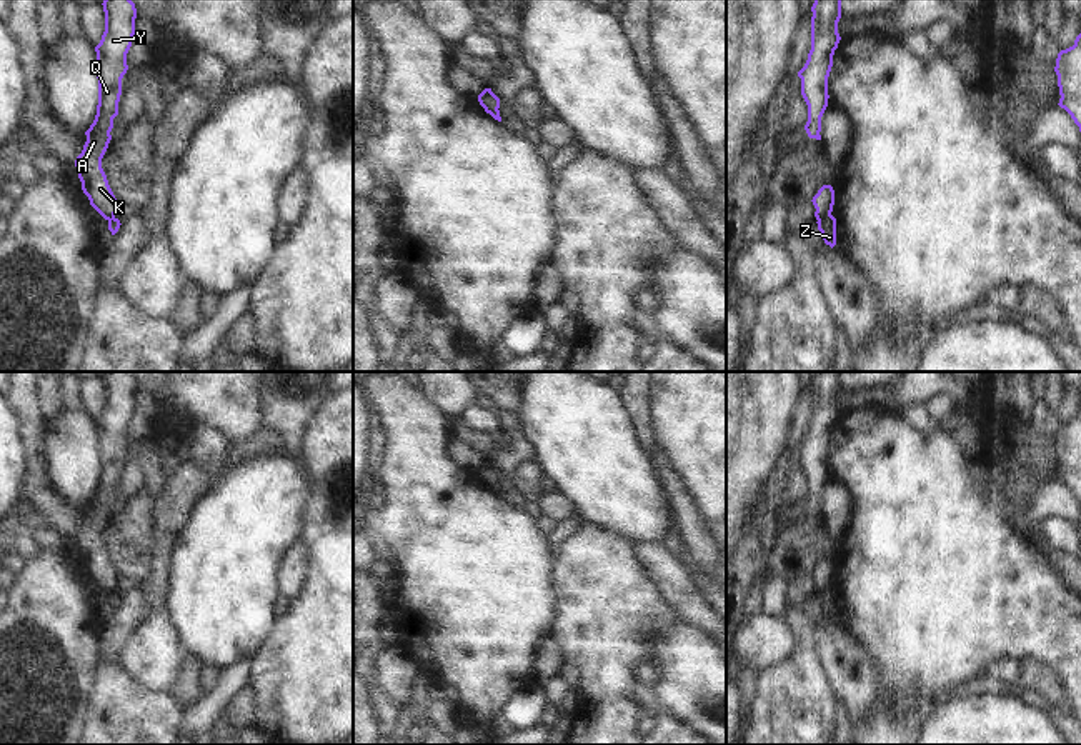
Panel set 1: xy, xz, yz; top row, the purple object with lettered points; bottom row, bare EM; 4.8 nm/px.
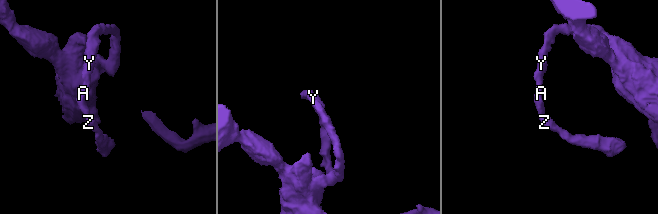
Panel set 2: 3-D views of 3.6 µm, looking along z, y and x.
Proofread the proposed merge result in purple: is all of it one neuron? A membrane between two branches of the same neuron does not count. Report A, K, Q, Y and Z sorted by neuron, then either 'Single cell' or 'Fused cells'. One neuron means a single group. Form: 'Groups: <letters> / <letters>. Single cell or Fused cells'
Groups: A K Q Y / Z. Fused cells.

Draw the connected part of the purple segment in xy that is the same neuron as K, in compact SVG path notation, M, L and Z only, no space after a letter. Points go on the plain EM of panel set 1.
M105 372L105 405L97 425L98 478L87 515L75 533L82 563L90 578L105 592L117 587L117 572L102 542L102 532L112 513L113 492L118 488L122 452L128 443L127 427L135 408L137 382L130 372Z

